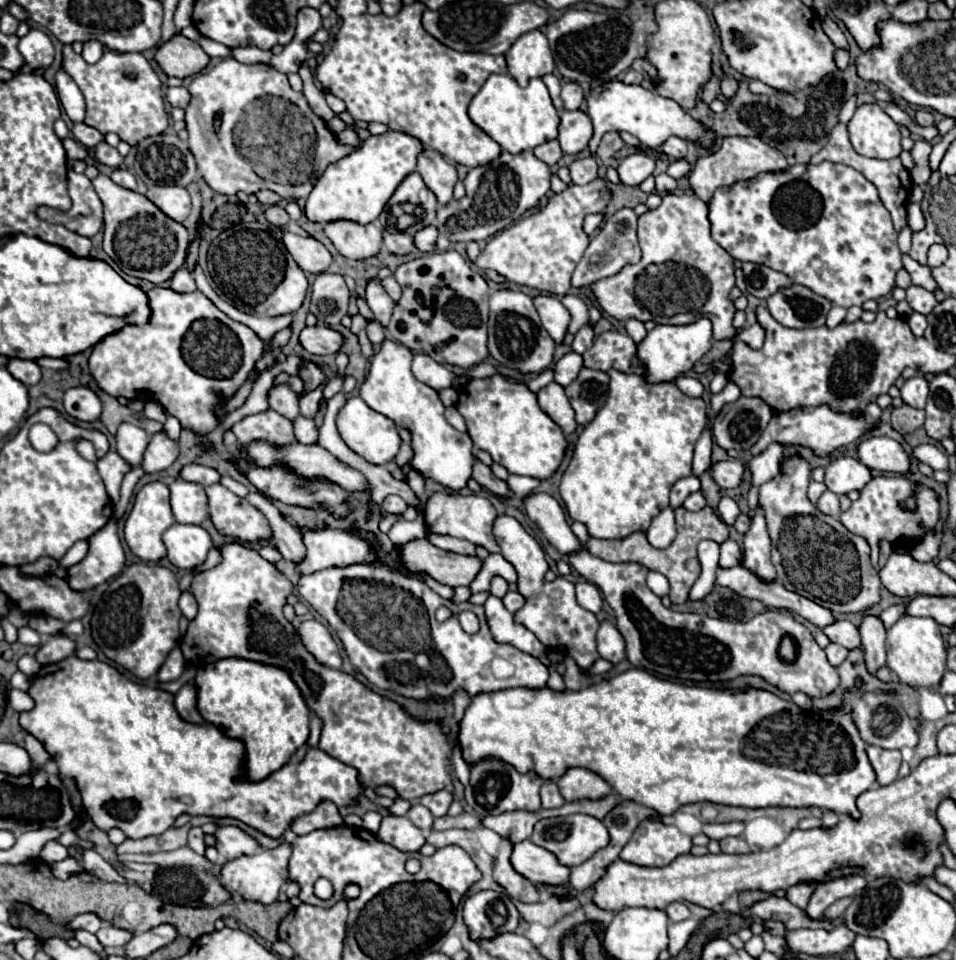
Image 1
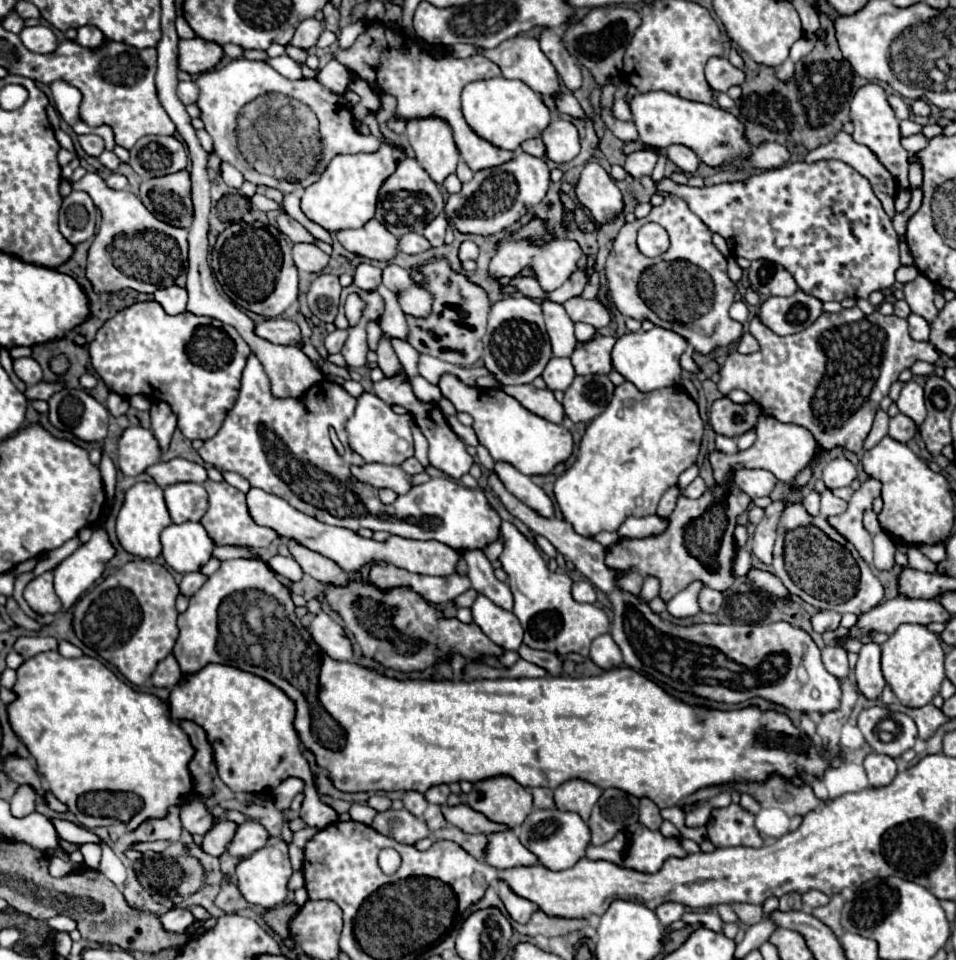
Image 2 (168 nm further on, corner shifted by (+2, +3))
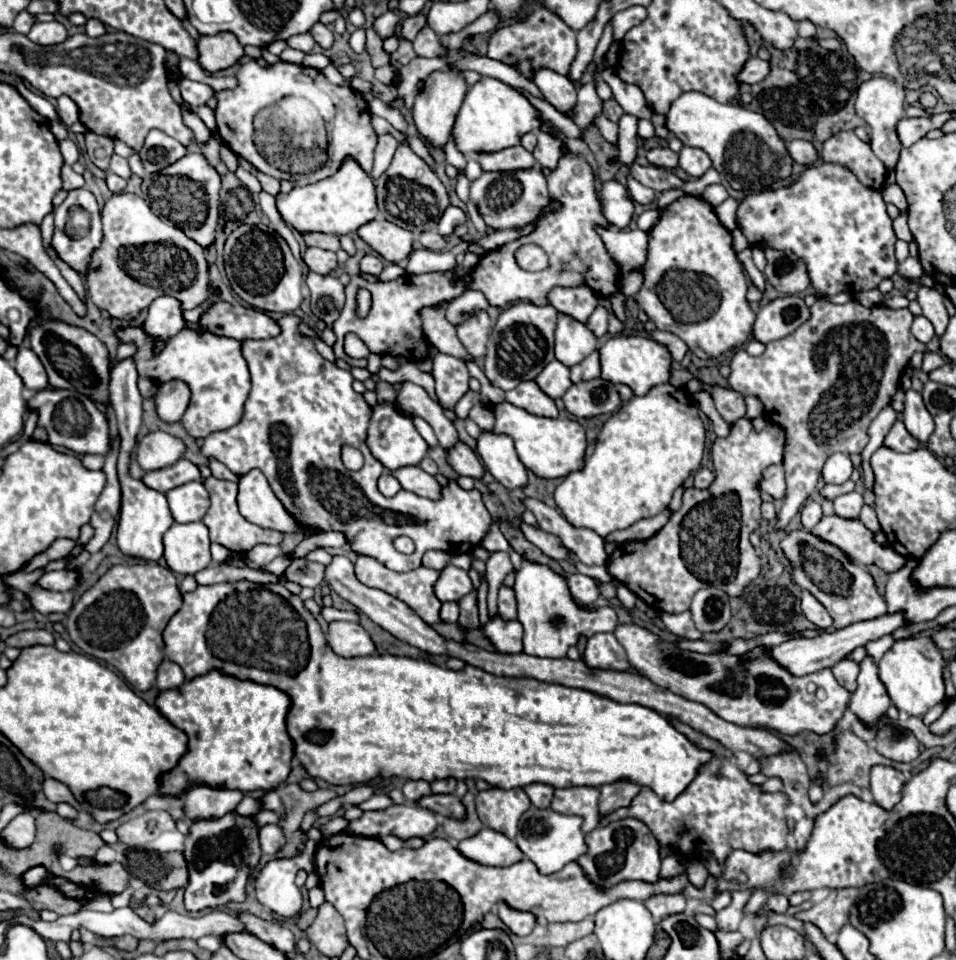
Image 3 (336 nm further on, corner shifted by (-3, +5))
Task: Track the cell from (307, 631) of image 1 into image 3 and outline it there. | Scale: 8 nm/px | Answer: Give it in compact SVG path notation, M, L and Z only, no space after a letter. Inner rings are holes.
M331 622L327 642L339 656L371 656L375 652L371 636L357 622Z

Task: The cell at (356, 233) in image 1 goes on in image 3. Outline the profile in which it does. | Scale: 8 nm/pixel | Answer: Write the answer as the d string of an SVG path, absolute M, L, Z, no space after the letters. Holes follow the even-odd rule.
M371 220L361 226L357 234L385 260L395 264L409 258L413 252L413 234L387 220Z

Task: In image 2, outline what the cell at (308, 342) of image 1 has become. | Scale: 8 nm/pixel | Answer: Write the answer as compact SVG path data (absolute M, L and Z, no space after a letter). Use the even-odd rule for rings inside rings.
M280 318L280 320L264 320L256 324L256 334L274 342L274 344L286 344L286 346L300 346L302 332L300 326L292 320Z

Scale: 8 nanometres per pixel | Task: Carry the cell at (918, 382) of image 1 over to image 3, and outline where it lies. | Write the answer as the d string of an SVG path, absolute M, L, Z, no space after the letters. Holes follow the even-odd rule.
M907 390L905 394L905 410L903 410L903 424L909 430L909 434L919 440L921 444L925 444L929 440L929 436L933 434L933 418L927 412L923 398L919 392L915 390Z

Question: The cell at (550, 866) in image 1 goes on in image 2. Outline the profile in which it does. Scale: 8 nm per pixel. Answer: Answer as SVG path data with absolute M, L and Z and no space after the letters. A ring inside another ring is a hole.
M496 832L490 834L486 862L500 870L508 870L516 866L534 866L538 864L538 858L534 858L534 854L522 846L514 832Z

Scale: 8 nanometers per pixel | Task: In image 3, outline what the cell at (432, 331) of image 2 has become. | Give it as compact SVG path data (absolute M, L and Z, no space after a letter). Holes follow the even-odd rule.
M479 312L457 326L457 336L463 342L463 346L475 356L485 356L485 346L491 332L491 320L487 312Z

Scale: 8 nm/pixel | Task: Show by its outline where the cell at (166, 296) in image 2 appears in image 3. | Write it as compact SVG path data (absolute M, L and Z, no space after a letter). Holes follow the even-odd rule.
M161 296L149 306L149 314L145 318L145 332L155 340L155 352L163 348L163 344L179 334L185 326L185 320L181 316L181 306L171 296Z

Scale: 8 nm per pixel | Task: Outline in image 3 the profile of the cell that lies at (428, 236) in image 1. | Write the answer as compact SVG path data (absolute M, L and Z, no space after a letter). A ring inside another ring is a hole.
M449 206L449 208L443 212L441 220L439 220L439 234L441 234L441 236L453 234L453 230L455 230L459 224L465 224L465 220L467 220L467 216L465 216L465 212L463 212L461 208Z

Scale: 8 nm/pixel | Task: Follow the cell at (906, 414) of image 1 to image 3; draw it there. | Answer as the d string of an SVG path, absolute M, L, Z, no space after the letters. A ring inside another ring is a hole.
M897 420L893 424L893 428L889 430L889 434L885 436L883 446L891 448L895 452L911 452L911 450L917 450L919 448L919 442L907 432L905 424L901 420Z

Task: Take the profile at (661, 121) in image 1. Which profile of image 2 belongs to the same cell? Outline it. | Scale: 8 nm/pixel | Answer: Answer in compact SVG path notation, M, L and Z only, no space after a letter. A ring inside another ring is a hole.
M646 92L636 94L630 100L632 122L636 124L638 136L646 146L668 148L672 144L688 146L696 156L708 166L718 166L730 162L736 168L744 166L744 160L750 152L750 146L744 140L744 126L730 112L716 108L712 104L690 102L668 92Z

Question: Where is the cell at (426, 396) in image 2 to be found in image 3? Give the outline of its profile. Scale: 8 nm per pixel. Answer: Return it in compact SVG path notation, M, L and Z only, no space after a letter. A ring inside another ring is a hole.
M377 404L373 408L373 416L369 422L369 436L367 436L367 446L371 450L371 454L387 468L387 470L395 470L395 468L403 468L403 466L413 466L419 464L429 446L427 442L421 438L421 434L415 430L411 418L407 414L401 414L399 410L395 410L389 404Z

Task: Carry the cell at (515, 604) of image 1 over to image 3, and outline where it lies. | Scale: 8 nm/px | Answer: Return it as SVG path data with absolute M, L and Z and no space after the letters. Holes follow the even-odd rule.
M507 586L499 588L499 616L503 620L515 620L517 618L517 602L515 602L515 592Z

